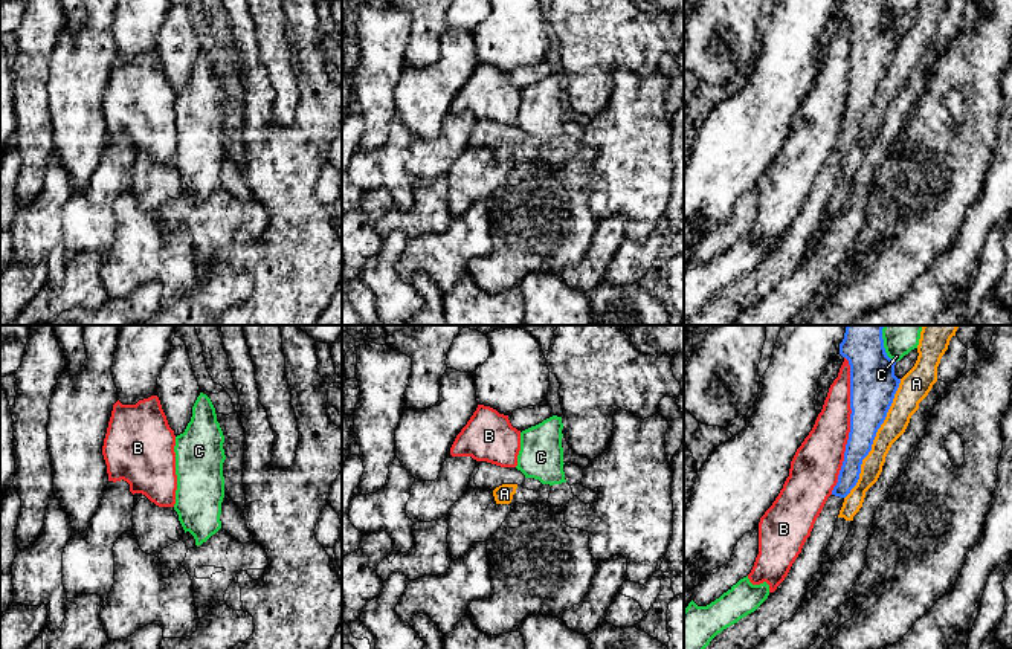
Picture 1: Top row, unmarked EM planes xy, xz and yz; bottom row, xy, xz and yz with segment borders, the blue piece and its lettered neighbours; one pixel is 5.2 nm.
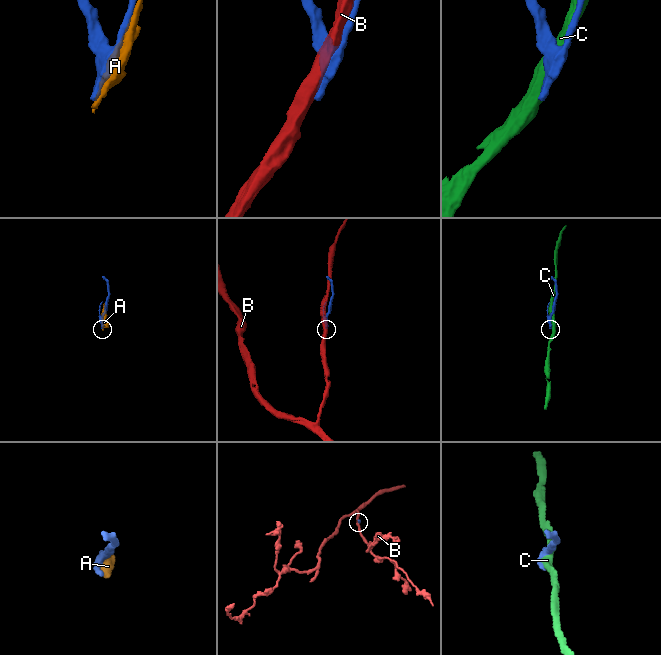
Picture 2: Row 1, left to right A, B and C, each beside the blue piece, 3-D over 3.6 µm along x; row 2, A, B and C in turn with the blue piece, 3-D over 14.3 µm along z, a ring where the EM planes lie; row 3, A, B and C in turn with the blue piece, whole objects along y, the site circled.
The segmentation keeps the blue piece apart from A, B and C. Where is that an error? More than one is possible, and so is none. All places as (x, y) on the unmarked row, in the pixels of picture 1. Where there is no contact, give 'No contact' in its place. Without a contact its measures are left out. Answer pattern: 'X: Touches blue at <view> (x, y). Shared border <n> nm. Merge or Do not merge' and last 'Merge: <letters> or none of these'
A: Touches blue at yz (873, 96). Shared border 700 nm. Do not merge
B: Touches blue at yz (850, 83). Shared border 750 nm. Do not merge
C: Touches blue at yz (886, 11). Shared border 130 nm. Do not merge
Merge: none of these

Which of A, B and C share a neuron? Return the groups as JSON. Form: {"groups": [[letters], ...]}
{"groups": [["A"], ["B"], ["C"]]}

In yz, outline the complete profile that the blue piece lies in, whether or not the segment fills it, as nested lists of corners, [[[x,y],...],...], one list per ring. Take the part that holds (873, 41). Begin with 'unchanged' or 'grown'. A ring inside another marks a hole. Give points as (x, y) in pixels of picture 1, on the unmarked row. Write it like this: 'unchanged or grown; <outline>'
grown; [[[841,0],[840,12],[850,23],[850,90],[846,102],[844,119],[838,133],[838,140],[827,156],[820,174],[814,182],[814,189],[806,197],[801,211],[792,221],[785,238],[768,257],[751,272],[717,292],[704,310],[684,322],[684,325],[734,325],[743,308],[756,305],[783,279],[788,279],[801,264],[806,247],[814,232],[823,223],[823,209],[827,206],[843,165],[844,156],[856,144],[861,131],[862,118],[872,108],[878,87],[884,81],[887,70],[893,61],[901,37],[894,34],[896,18],[885,11],[884,0]]]

